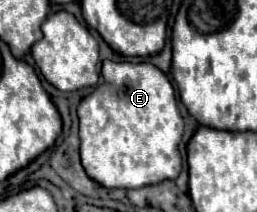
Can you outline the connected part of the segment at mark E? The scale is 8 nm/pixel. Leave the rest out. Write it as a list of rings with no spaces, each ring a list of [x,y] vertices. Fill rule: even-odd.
[[[103,61],[101,83],[79,103],[77,113],[83,169],[103,187],[137,189],[179,175],[183,117],[171,81],[153,63]]]

